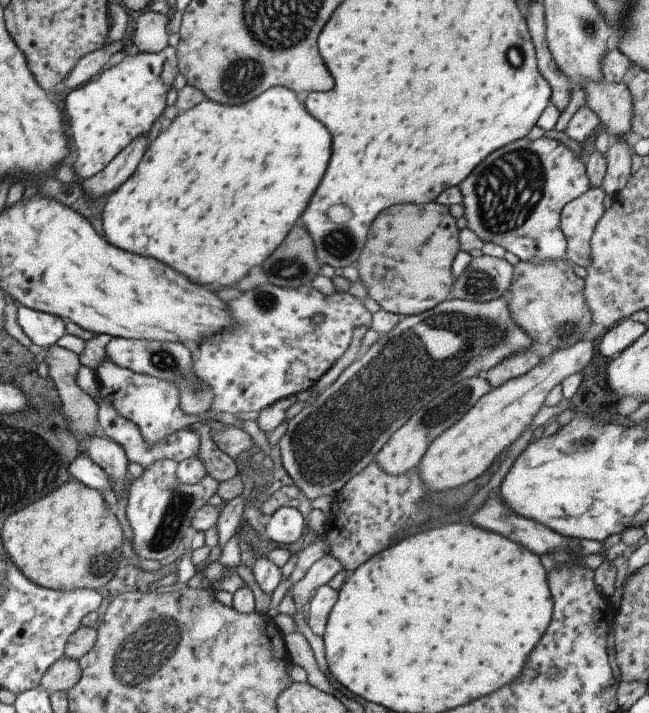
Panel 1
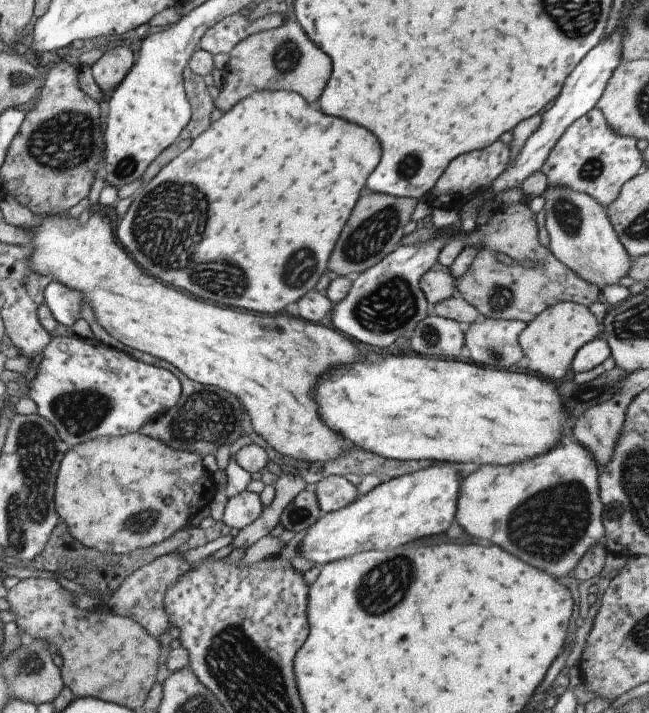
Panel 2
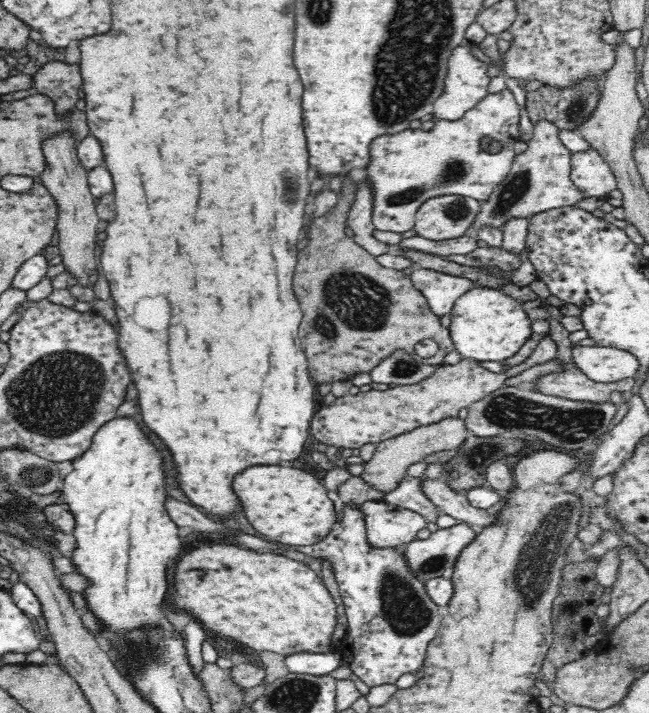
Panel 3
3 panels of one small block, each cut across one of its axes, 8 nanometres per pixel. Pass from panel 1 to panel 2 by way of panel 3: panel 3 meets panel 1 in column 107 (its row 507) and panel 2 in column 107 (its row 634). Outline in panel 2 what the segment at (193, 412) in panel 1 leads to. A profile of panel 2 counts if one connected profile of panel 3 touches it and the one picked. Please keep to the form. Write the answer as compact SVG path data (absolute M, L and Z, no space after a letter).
M78 336L73 337L53 337L47 344L44 350L44 356L36 368L36 374L30 382L30 390L27 396L30 396L34 400L34 404L37 406L37 412L40 416L48 419L49 423L54 425L57 430L58 436L67 442L70 446L76 446L90 440L94 440L100 436L115 437L130 434L130 432L139 432L139 428L147 425L150 421L155 421L161 414L164 414L167 410L171 410L173 406L180 400L182 396L182 385L180 379L175 375L175 372L151 365L131 357L120 349L114 349L105 345L102 341L96 339L85 339Z

